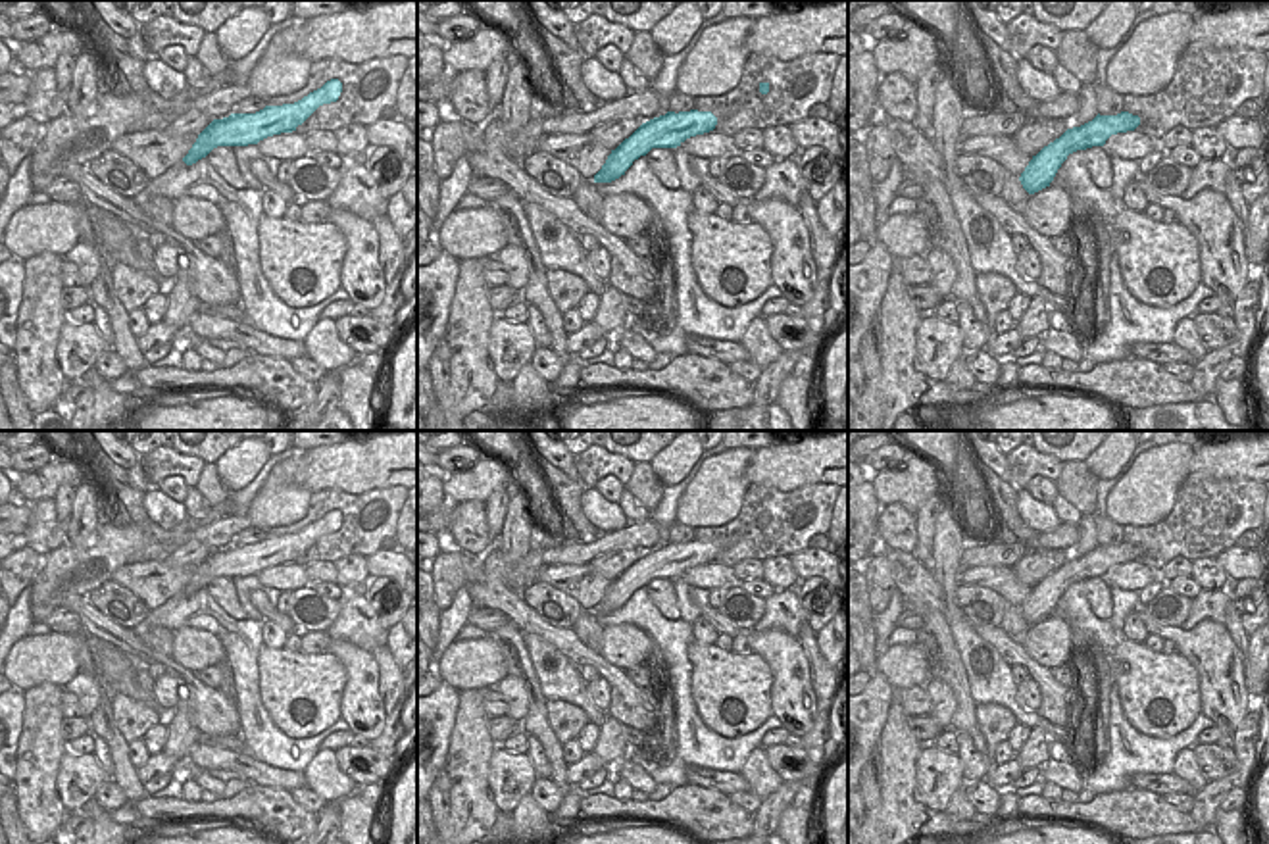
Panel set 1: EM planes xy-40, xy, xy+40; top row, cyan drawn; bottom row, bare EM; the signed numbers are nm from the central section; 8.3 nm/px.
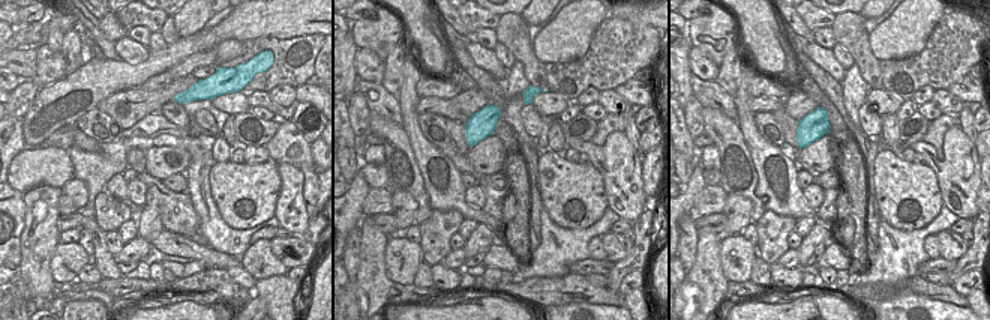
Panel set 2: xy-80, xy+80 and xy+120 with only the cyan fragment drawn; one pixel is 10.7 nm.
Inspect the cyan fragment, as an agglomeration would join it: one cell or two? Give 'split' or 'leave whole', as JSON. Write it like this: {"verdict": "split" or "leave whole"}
{"verdict": "leave whole"}

